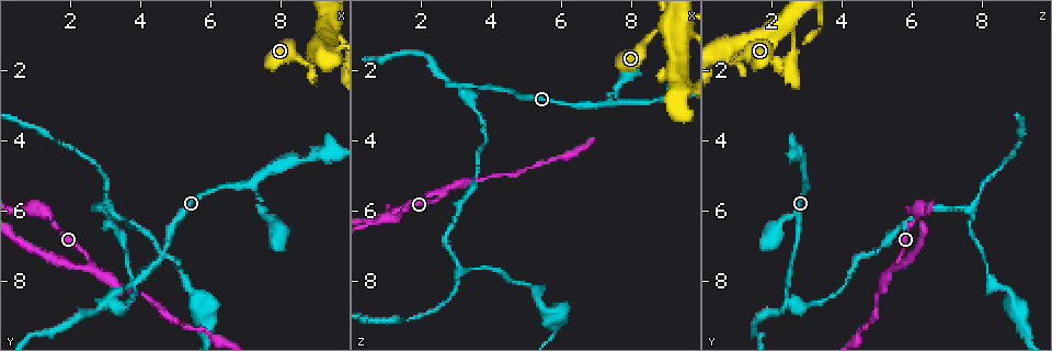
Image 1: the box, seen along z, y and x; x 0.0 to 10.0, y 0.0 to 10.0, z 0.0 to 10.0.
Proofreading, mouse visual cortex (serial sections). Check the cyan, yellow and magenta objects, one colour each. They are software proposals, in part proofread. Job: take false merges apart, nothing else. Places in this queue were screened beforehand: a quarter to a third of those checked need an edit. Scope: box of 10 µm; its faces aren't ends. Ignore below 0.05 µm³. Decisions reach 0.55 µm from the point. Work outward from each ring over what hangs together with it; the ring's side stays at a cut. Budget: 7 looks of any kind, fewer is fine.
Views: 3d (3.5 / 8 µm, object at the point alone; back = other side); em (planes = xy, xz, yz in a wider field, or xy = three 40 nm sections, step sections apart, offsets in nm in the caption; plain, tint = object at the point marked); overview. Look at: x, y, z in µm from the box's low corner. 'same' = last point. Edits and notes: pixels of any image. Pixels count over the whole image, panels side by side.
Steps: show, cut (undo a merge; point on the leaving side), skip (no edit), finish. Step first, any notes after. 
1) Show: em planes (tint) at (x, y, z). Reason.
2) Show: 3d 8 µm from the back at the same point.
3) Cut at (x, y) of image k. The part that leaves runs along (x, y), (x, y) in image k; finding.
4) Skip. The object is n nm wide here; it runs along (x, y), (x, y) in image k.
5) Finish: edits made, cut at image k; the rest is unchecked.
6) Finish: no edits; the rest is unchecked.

Show: 3d 3.5 µm from the back at (9.10, 1.50, 0.75). Looks like a crossing.

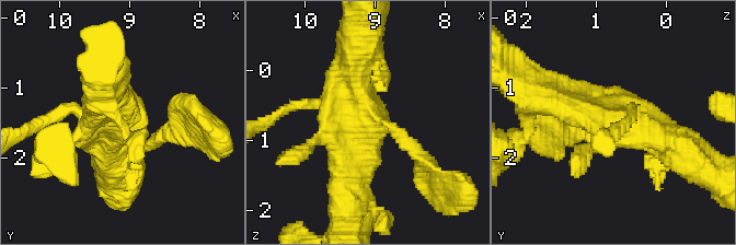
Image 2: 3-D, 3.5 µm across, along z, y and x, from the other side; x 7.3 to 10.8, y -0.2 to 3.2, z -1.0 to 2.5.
Show: em xy step 1 (plain) at (9.05, 1.50, 0.75).

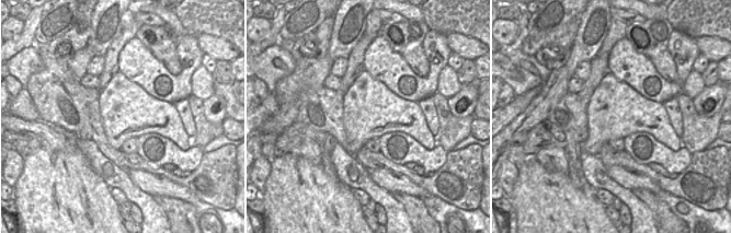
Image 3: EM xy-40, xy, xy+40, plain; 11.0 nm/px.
Show: em xy step 1 (tint) at the same point. With the object marked.

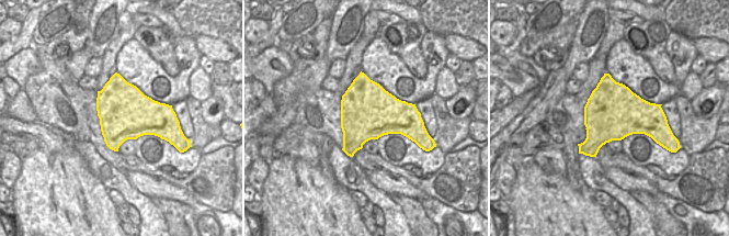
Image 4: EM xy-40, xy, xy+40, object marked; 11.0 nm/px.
Skip. It runs along (173, 129), (142, 143), (123, 103), (102, 103) in image 2; one cell here.

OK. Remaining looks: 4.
Show: 3d 3.5 µm from the back at (9.40, 0.60, 2.45). Three-way junction.

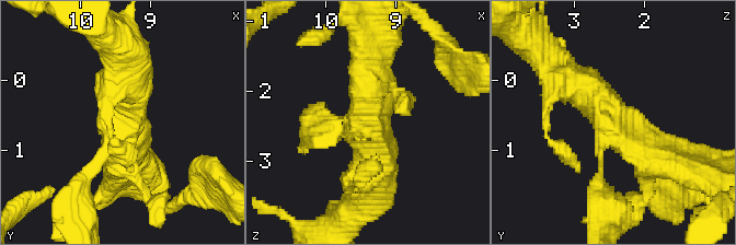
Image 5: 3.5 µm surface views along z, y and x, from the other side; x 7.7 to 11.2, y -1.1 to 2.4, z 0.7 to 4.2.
Show: em xy step 5 (tint) at (9.35, 0.65, 2.45). 3 arms meet here; the arms are 100, 450, 600 nm wide; need the tissue.

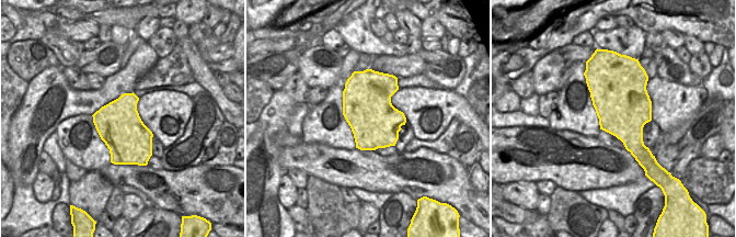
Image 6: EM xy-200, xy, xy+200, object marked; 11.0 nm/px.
Skip. Continuous, no second cell.

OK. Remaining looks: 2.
Show: 3d 3.5 µm at (3.10, 8.50, 2.40). Abrupt turn.

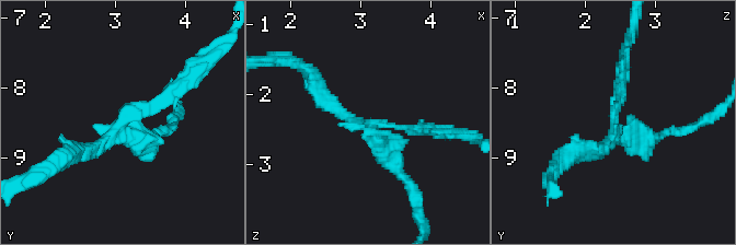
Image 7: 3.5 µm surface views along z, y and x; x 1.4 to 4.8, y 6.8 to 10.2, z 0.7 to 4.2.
Show: em xy step 5 (tint) at (3.10, 8.55, 2.40). 3 arms meet here; the arms are 150, 200, 200 nm wide; shape alone is not enough.

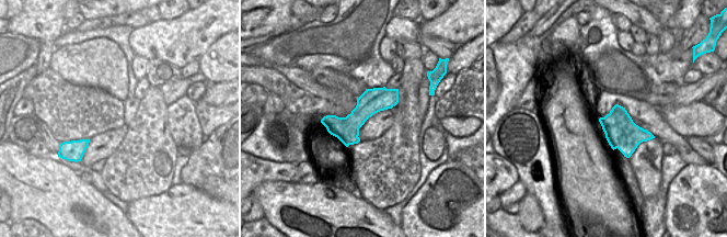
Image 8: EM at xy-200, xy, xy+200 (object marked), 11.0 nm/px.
Cut at (399, 167) of image 7. The part that leaves runs along (374, 135), (411, 185), (417, 219) in image 7; a second cell is stuck on.

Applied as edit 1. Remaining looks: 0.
Finish: edits made, cut at image 7; the rest is unchecked.

